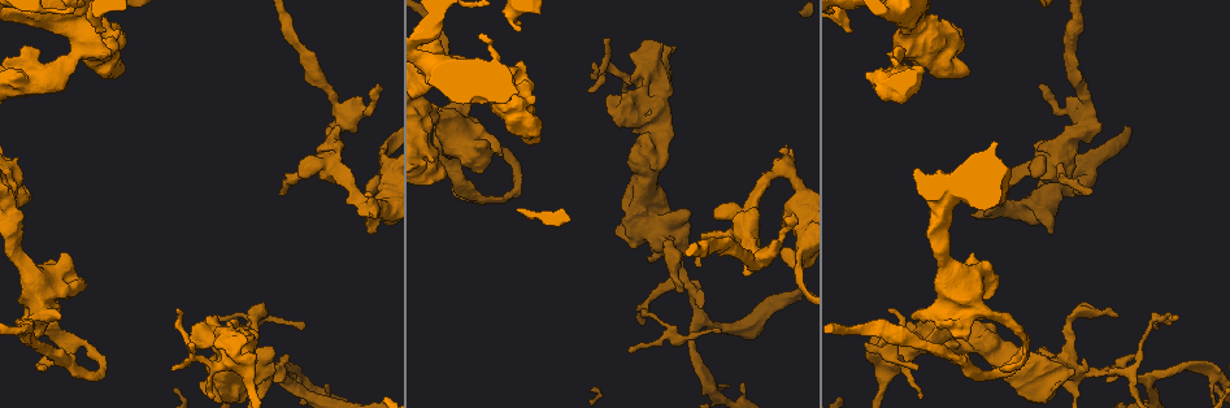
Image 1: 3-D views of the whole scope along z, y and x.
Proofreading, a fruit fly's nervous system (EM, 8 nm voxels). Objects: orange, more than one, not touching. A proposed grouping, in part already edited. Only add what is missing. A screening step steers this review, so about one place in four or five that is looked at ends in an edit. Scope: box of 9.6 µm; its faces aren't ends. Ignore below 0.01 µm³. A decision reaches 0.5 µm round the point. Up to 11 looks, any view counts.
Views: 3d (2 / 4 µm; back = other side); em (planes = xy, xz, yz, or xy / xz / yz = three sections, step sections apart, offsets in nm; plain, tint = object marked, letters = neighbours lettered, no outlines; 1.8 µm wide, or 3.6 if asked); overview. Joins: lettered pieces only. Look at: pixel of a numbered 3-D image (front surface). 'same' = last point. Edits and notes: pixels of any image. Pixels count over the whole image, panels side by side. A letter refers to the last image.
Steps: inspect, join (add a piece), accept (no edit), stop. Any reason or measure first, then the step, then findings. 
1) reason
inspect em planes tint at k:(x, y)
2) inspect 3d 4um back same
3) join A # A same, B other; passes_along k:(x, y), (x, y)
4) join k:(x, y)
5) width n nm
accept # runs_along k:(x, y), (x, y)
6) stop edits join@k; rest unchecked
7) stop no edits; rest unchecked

free end
inspect em xz step 4 letters at 1:(369, 216)

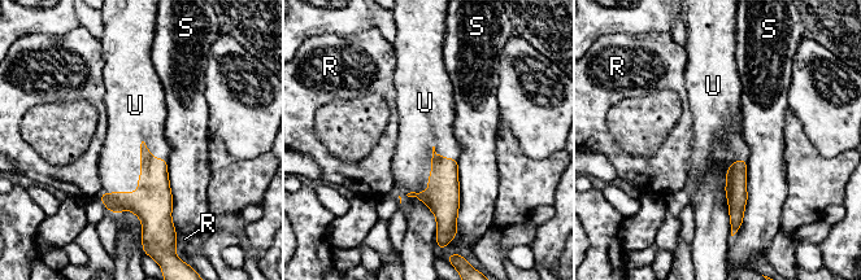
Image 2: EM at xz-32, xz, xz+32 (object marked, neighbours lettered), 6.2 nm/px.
join U # R other, S other, U same; the neuron continues

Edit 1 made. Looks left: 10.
see it whole again
inspect overview

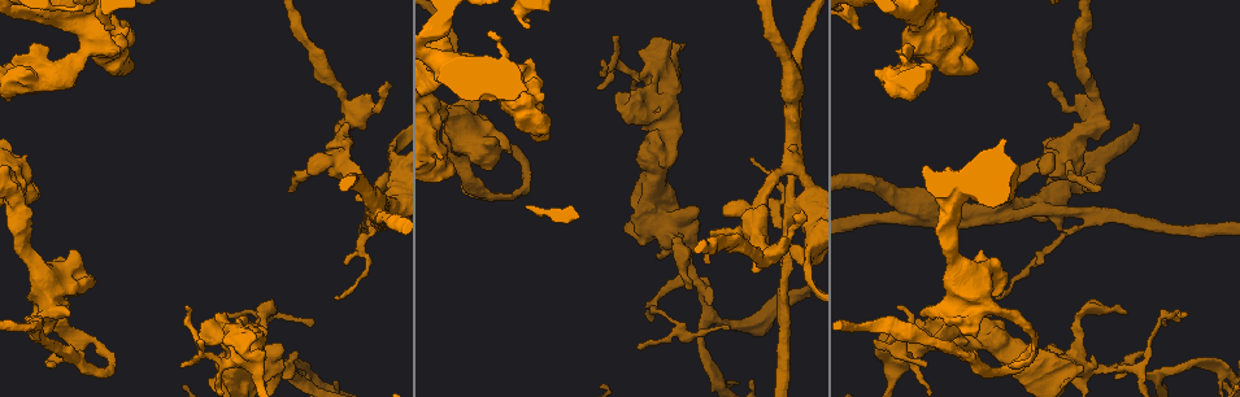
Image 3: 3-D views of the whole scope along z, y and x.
abrupt turn
inspect em planes tint at 3:(938, 328)

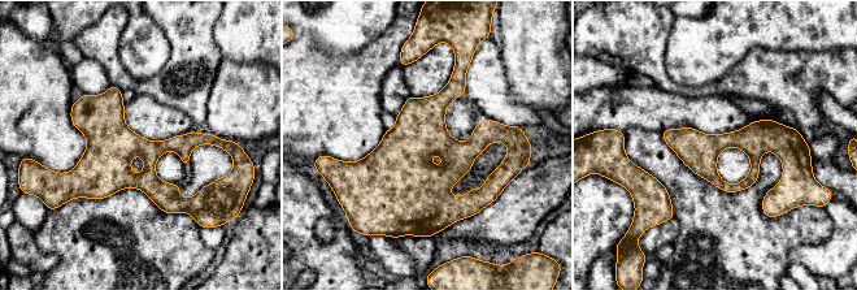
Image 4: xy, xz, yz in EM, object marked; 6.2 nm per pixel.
see the neighbours
inspect em planes letters same

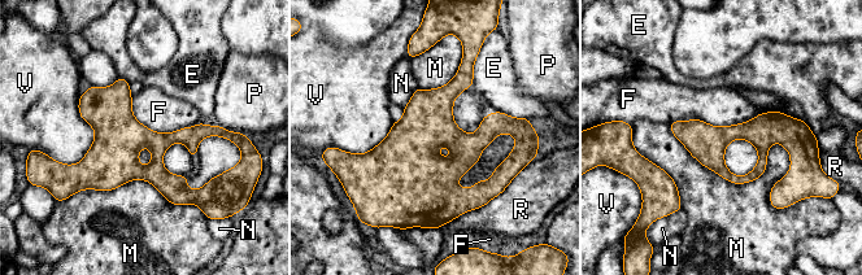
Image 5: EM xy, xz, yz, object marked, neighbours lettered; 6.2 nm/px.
longest_contact M 900 nm
accept # E other, F other, M other, N other, P other, R other, V other; runs_along 5:(222, 132), (127, 139), (99, 167), (73, 167); no lettered piece goes on from it

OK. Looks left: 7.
an open end
inspect em 3.6um planes tint at 3:(921, 314)

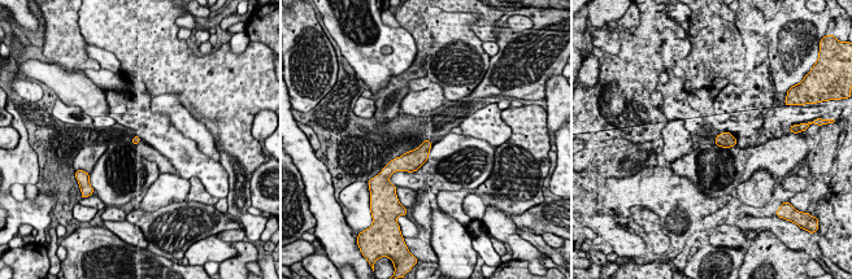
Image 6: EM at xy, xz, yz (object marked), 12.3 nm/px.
what lies round it
inspect em 3.6um planes letters same

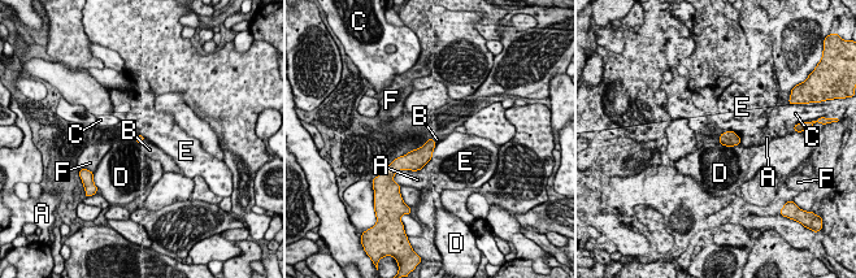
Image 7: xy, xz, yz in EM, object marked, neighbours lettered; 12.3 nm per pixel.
join B # A other, B same, C other, D other, E other, F other; it goes on there

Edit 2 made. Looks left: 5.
redraw
inspect overview

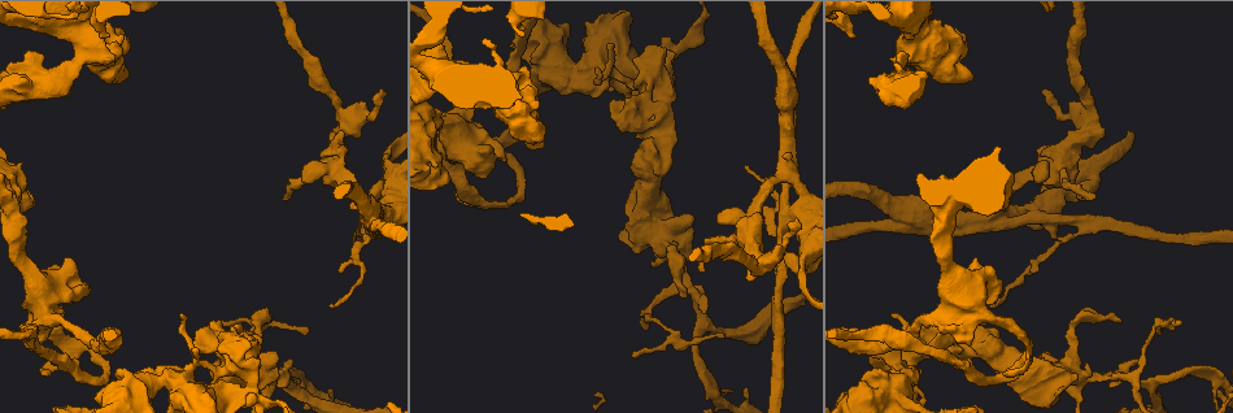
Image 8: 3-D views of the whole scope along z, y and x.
thin end
inspect 3d 2um at 8:(283, 197)

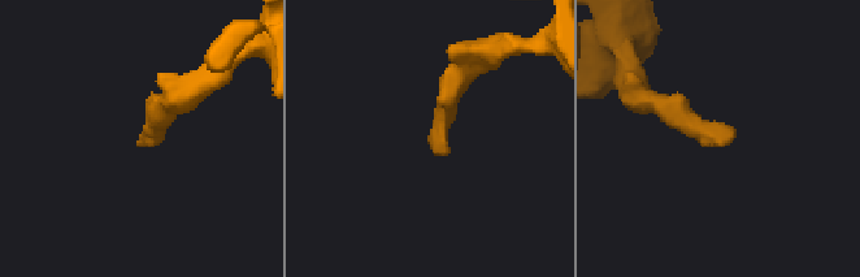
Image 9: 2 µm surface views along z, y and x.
need the tissue
inspect em planes letters at 9:(143, 141)

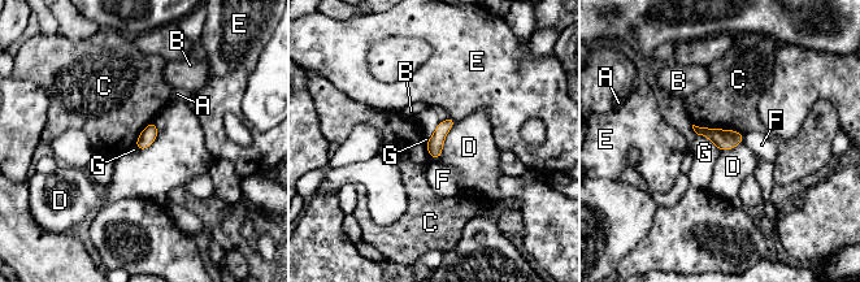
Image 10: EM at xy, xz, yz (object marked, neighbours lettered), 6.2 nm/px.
longest_contact C 340 nm
accept # A other, B other, C other, D other, E other, F other, G other; no lettered piece goes on from it

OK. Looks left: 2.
abrupt turn
inspect em 3.6um planes letters at 8:(1167, 321)

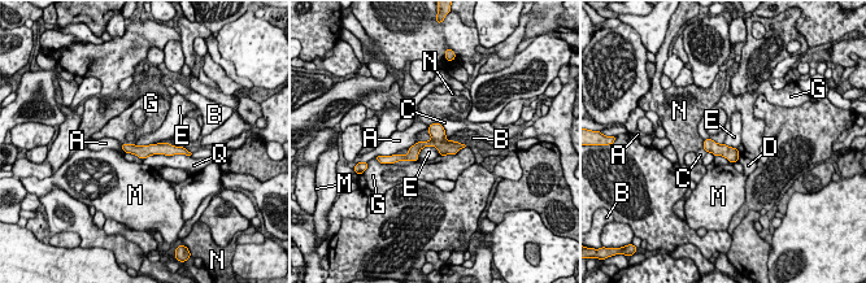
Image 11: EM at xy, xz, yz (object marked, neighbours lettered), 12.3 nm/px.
width 160 nm; longest_contact Q 600 nm
accept # A other, B other, C other, D other, E other, G other, M other, N other, Q other; no lettered piece goes on from it

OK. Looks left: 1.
stop edits join@2, join@7; rest unchecked

